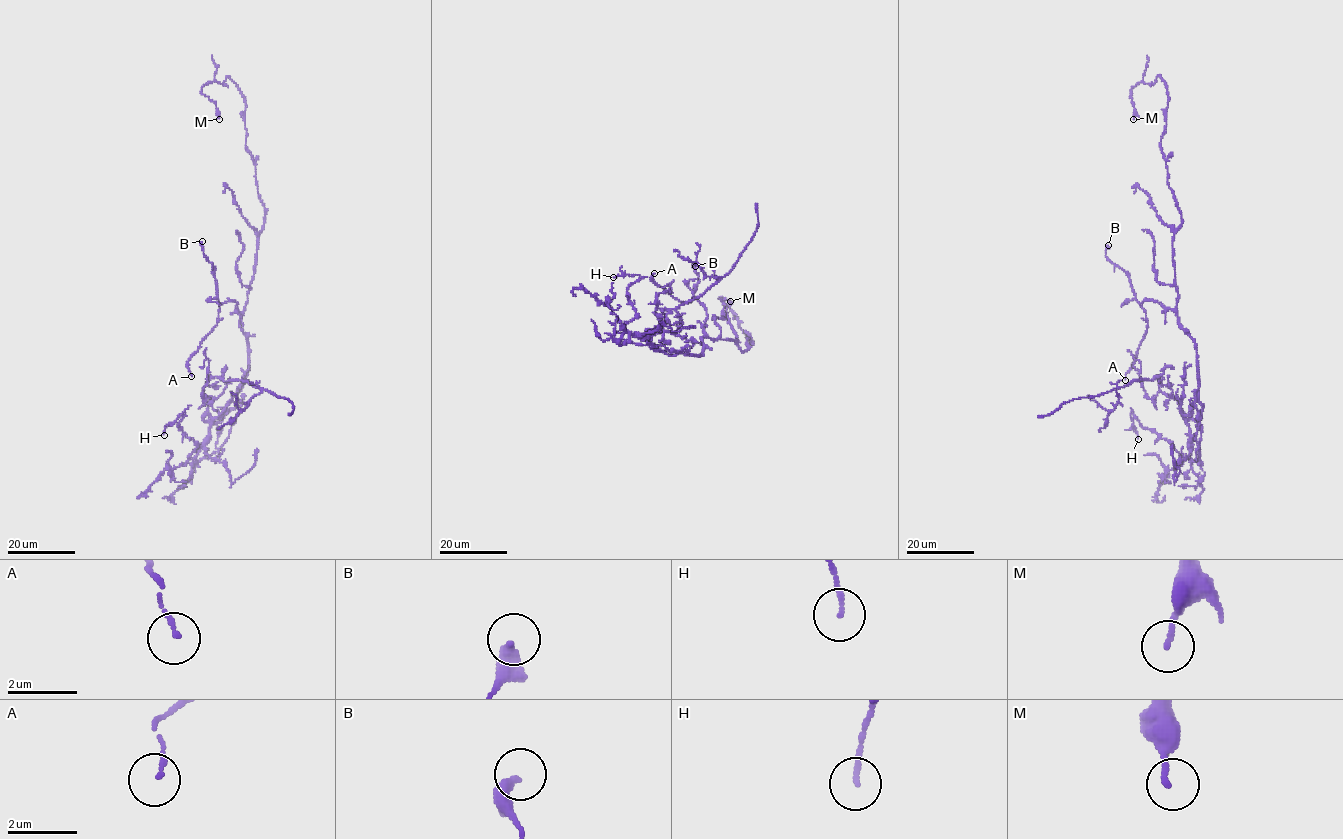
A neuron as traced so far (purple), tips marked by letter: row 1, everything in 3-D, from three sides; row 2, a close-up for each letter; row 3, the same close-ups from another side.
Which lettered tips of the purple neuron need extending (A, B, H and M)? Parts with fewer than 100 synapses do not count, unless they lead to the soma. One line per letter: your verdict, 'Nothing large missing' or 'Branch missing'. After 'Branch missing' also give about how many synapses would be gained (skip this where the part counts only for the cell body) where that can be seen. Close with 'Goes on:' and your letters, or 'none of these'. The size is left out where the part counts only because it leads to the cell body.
A: Nothing large missing
B: Nothing large missing
H: Nothing large missing
M: Nothing large missing
Goes on: none of these

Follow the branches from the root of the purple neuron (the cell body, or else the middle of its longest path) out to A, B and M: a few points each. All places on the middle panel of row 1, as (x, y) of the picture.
A: (701, 339), (705, 334), (706, 308), (694, 298), (686, 303), (678, 301), (652, 281), (654, 273)
B: (701, 339), (705, 334), (703, 325), (707, 315), (706, 308), (693, 295), (699, 280), (695, 266)
M: (701, 339), (732, 340), (747, 350), (750, 335), (746, 331), (753, 342), (719, 298), (730, 301)

